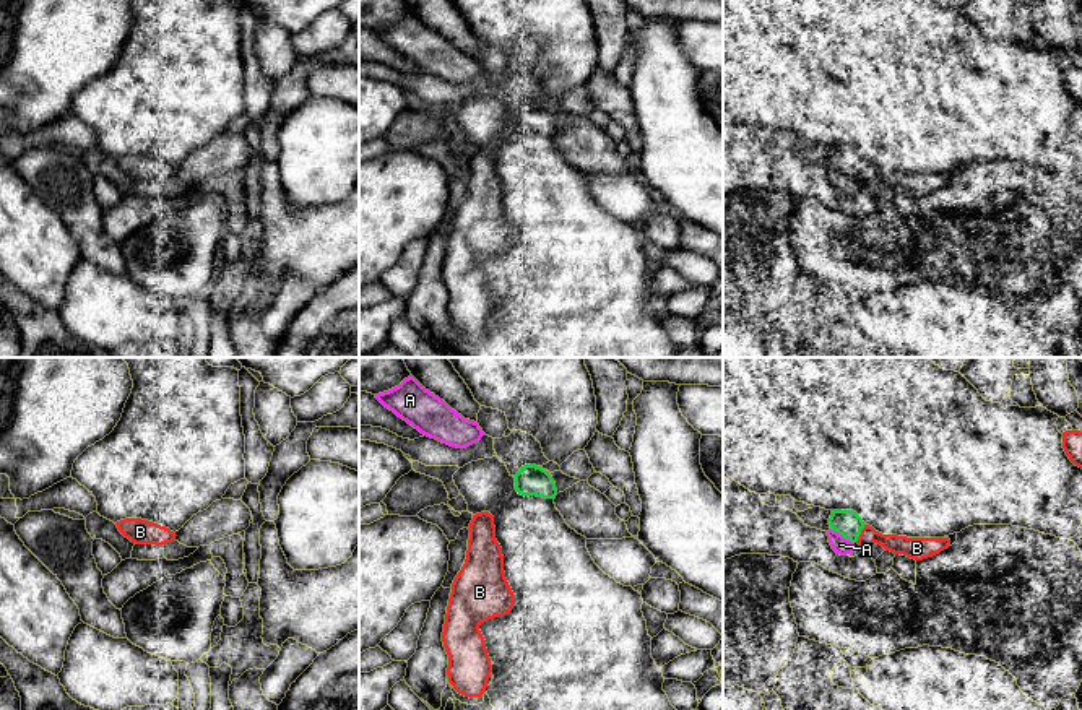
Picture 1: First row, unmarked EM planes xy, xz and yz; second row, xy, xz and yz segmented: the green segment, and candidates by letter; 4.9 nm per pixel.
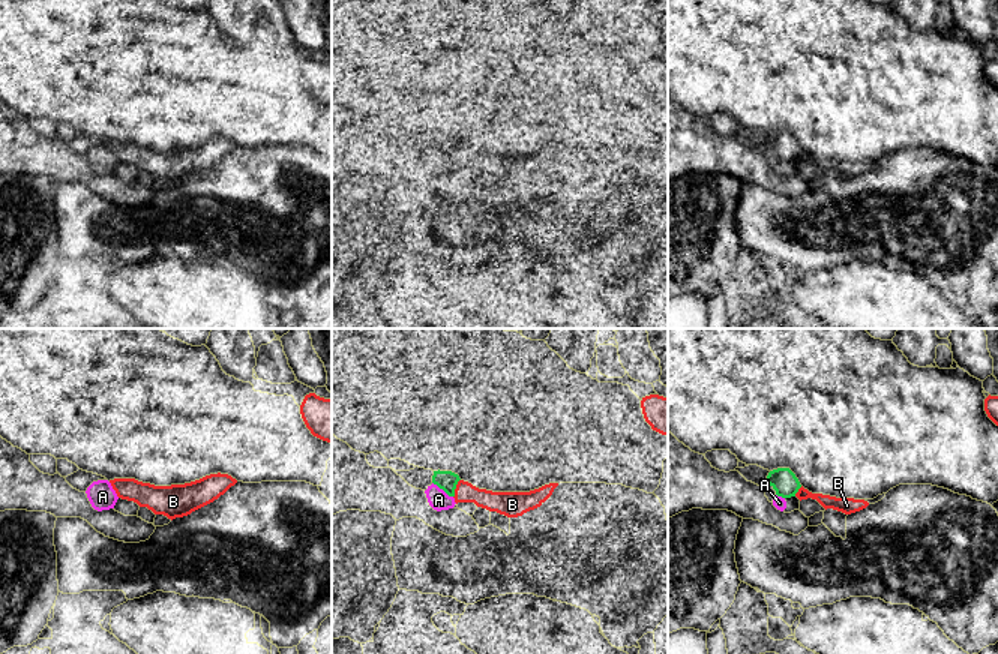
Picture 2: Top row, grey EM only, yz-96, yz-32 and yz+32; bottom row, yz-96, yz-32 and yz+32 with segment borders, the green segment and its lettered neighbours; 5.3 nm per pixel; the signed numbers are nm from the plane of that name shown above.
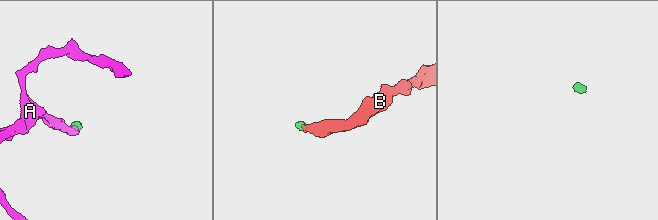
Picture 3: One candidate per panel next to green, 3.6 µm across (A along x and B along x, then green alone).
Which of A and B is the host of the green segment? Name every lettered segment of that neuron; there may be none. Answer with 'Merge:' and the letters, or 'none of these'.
Merge: B

